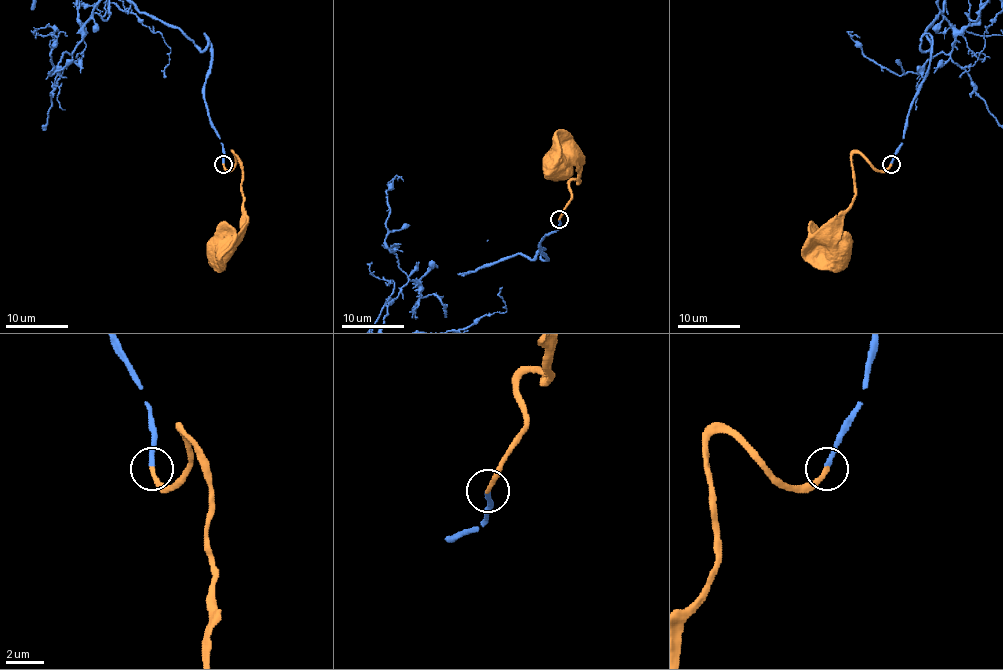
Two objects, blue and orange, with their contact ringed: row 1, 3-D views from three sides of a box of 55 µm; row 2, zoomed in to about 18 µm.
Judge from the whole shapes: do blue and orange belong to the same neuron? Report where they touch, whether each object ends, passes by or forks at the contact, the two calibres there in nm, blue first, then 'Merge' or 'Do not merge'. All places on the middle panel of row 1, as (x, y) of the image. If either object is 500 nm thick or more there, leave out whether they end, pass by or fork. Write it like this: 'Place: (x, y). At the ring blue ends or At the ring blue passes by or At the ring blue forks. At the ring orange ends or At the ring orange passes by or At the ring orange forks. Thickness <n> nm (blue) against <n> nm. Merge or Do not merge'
Place: (559, 219). At the ring blue ends. At the ring orange ends. Thickness 260 nm (blue) against 240 nm. Merge

